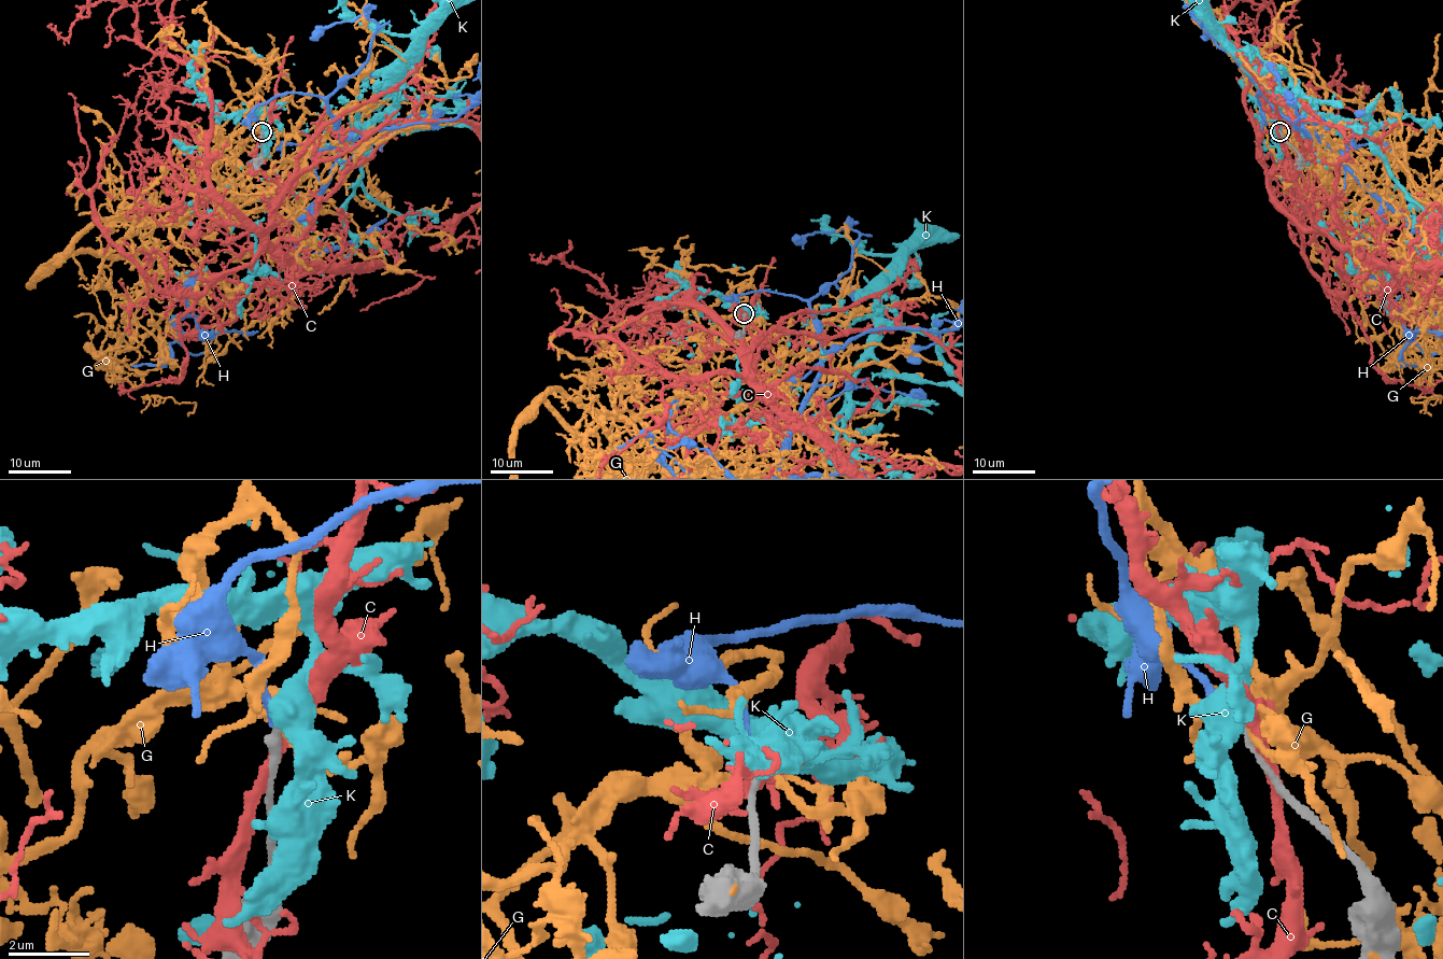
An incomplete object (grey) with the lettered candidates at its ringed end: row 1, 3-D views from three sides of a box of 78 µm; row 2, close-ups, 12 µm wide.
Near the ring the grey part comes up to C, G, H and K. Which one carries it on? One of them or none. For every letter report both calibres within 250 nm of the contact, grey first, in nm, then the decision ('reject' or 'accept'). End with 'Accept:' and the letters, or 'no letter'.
C: 280/280 nm | reject
G: 260/320 nm | reject
H: 240/170 nm | accept
K: 240/440 nm | reject
Accept: H

